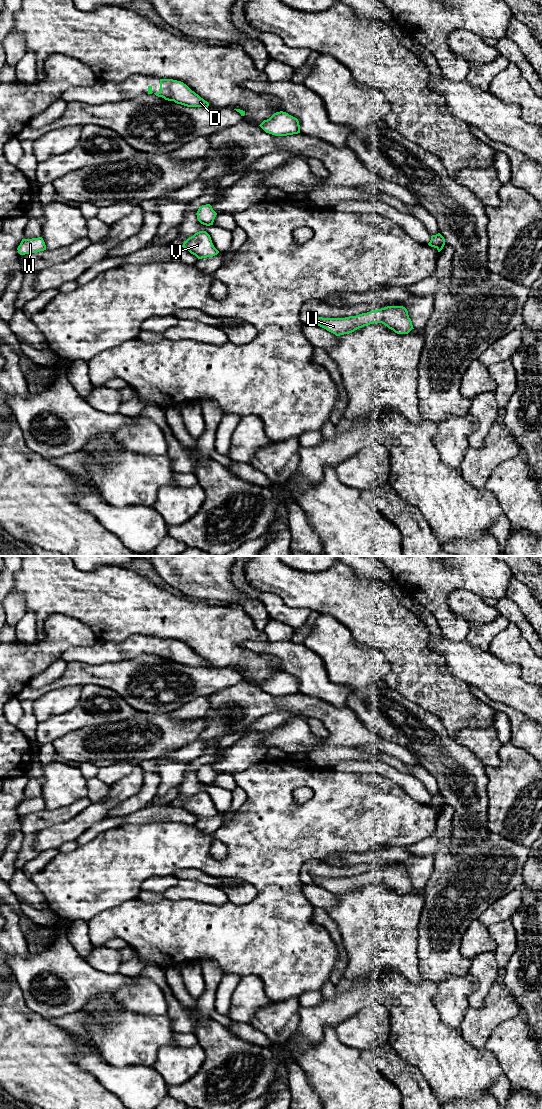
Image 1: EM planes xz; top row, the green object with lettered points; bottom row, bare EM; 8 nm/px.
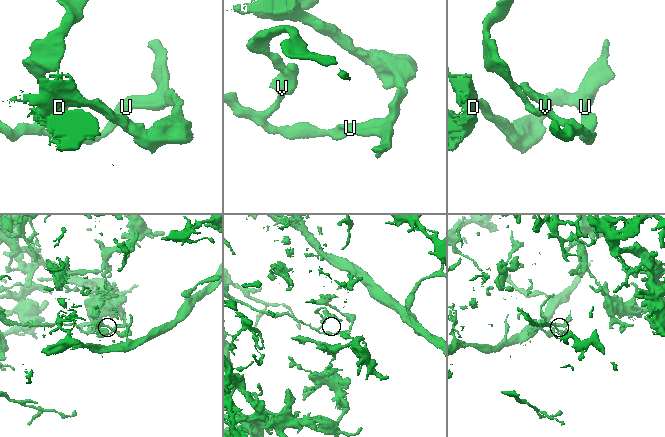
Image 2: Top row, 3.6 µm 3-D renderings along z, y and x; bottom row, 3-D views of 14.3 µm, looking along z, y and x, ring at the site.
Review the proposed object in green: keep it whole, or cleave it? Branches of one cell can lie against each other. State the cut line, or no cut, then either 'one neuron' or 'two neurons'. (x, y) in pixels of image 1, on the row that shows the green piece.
xz (443, 245), (437, 248) | two neurons

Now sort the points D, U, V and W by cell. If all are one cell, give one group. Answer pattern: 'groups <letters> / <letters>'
groups D / U V W

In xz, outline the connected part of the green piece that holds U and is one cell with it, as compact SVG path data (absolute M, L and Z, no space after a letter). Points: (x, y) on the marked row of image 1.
M387 306L345 318L316 316L312 318L312 324L318 325L336 336L352 333L359 328L374 323L382 323L397 334L408 334L414 329L408 311L403 306Z

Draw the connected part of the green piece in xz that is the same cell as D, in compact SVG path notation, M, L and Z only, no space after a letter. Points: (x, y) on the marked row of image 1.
M160 79L160 91L154 93L168 101L187 107L207 107L209 103L192 91L186 84L173 79Z

